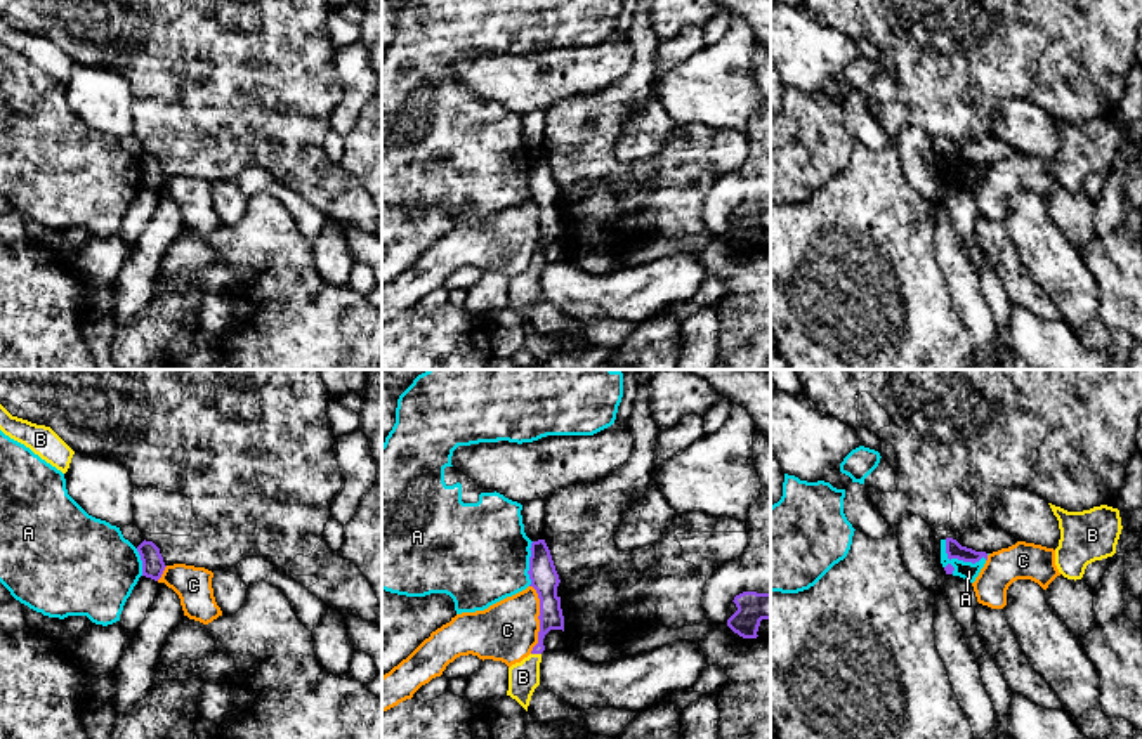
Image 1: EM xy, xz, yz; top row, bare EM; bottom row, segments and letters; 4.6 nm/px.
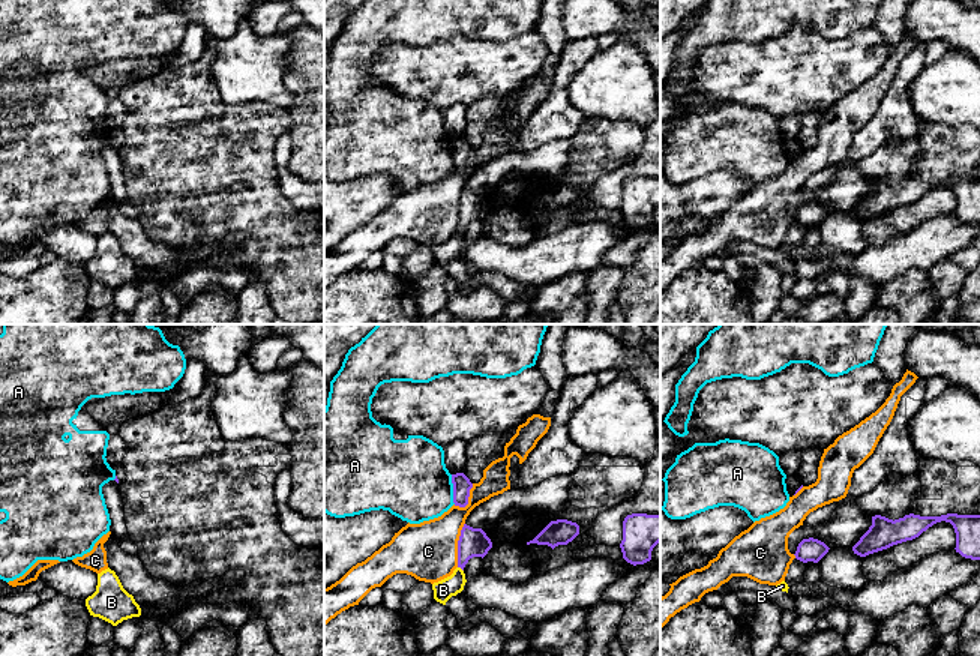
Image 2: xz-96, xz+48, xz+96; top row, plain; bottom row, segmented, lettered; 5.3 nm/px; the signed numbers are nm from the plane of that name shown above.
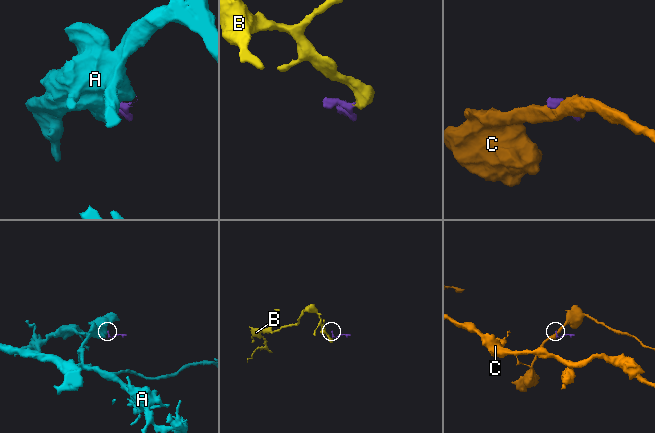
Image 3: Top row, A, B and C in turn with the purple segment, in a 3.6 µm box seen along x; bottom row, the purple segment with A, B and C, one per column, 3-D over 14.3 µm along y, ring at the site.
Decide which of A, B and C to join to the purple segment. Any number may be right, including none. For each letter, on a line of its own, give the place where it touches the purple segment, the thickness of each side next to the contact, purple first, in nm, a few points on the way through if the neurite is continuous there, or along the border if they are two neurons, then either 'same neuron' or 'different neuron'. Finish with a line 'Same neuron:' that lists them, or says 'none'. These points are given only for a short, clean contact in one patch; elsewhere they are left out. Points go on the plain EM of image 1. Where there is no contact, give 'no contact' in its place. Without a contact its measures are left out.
A: meets purple in yz at (958, 170); 80 nm thick on the purple side, 90 nm on the other; border along yz (945, 151), (945, 162), (950, 170), (972, 174), (986, 170); different neuron
B: meets purple in xz at (537, 264); 110 nm thick on the purple side, 140 nm on the other; runs through xz (551, 228), (537, 264), (523, 288); same neuron
C: meets purple in xz at (538, 229); 130 nm thick on the purple side, 280 nm on the other; border along xz (531, 196), (538, 210), (538, 254), (530, 264); different neuron
Same neuron: B

